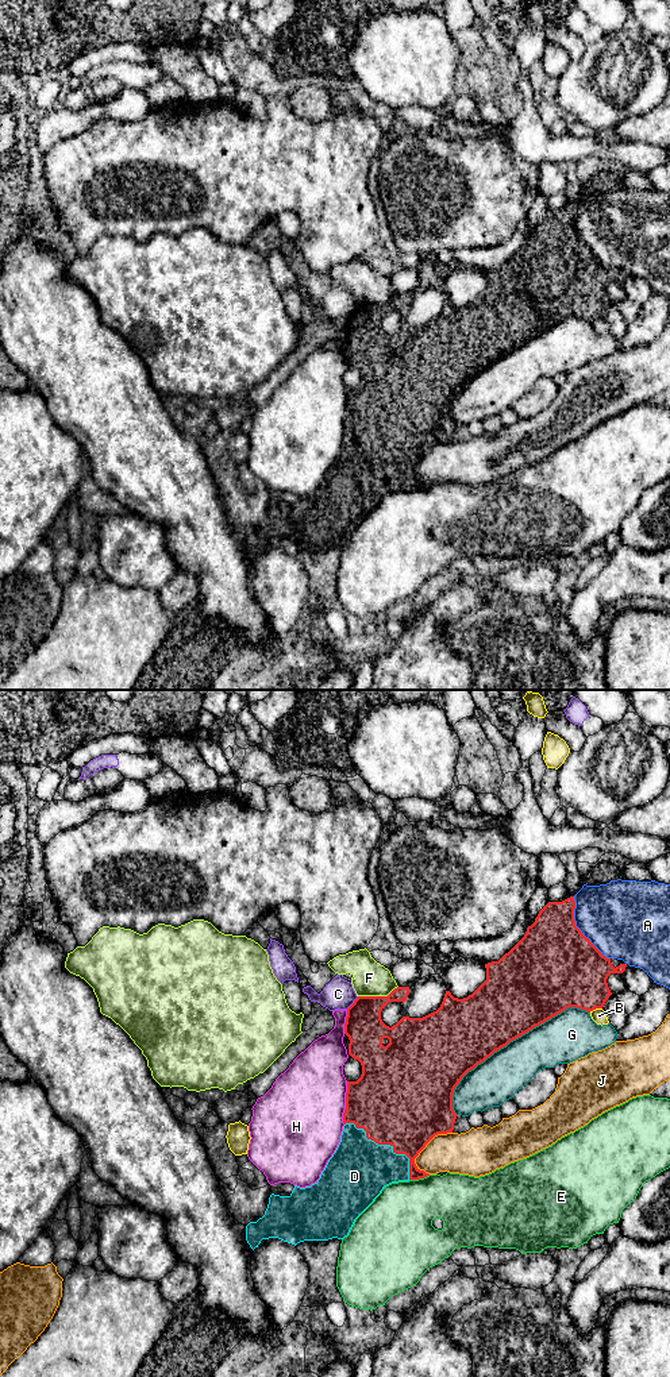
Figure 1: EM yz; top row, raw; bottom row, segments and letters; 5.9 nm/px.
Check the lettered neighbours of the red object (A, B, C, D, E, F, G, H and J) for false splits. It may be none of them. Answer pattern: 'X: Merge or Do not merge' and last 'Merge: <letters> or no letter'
A: Do not merge
B: Do not merge
C: Do not merge
D: Merge
E: Do not merge
F: Do not merge
G: Do not merge
H: Do not merge
J: Do not merge
Merge: D

